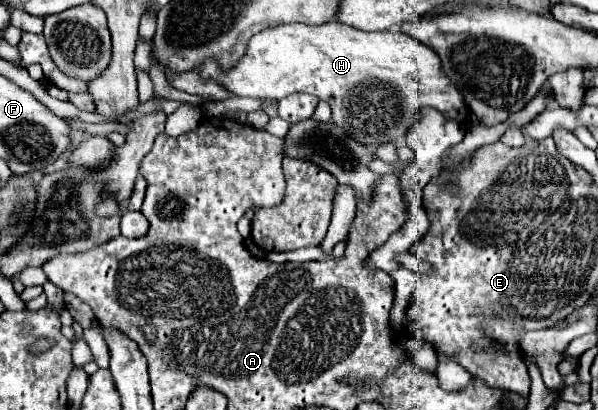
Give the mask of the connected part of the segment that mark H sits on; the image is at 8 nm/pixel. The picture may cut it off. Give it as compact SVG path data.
M329 21L323 25L289 23L265 29L251 37L245 55L231 69L221 69L215 59L207 59L195 69L201 79L211 79L231 91L237 97L261 97L261 99L283 99L295 91L317 95L327 101L333 111L333 121L345 129L353 139L375 149L379 143L401 141L409 127L417 121L417 111L425 105L443 111L447 117L467 125L469 111L463 105L461 93L441 73L441 61L431 47L425 47L409 33L391 31L359 31L341 21Z

